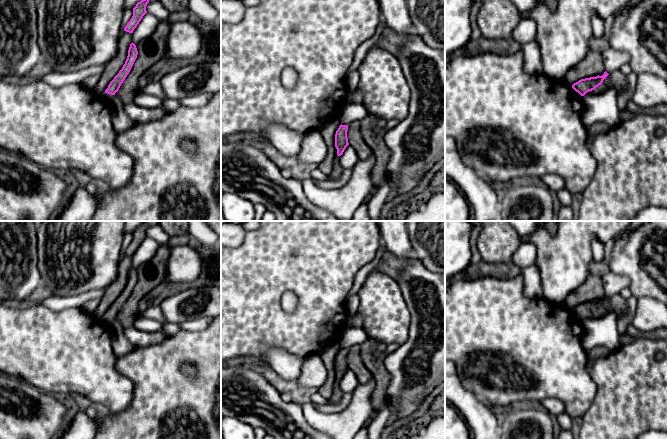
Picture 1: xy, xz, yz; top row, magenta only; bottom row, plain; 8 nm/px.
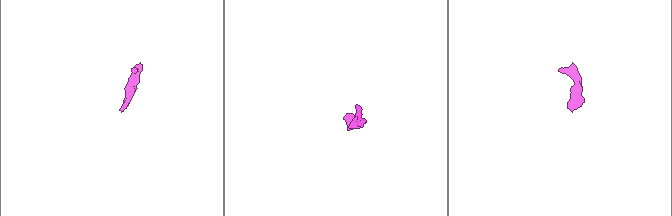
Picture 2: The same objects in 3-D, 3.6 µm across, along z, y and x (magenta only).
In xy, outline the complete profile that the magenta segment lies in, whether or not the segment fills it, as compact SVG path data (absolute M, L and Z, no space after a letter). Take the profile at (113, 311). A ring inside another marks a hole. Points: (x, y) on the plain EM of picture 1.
M134 267L130 268L129 274L128 274L128 280L125 285L125 288L123 289L122 293L119 295L119 297L114 301L114 303L110 306L110 308L106 311L106 313L100 317L100 321L103 324L109 325L114 319L117 318L121 308L129 298L136 282L138 279L138 275L136 272L136 269Z

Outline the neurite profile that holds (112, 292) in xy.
M123 254L118 266L117 277L111 285L104 289L105 292L101 298L101 302L93 314L96 318L102 317L122 293L127 283L128 274L131 267L132 257Z

